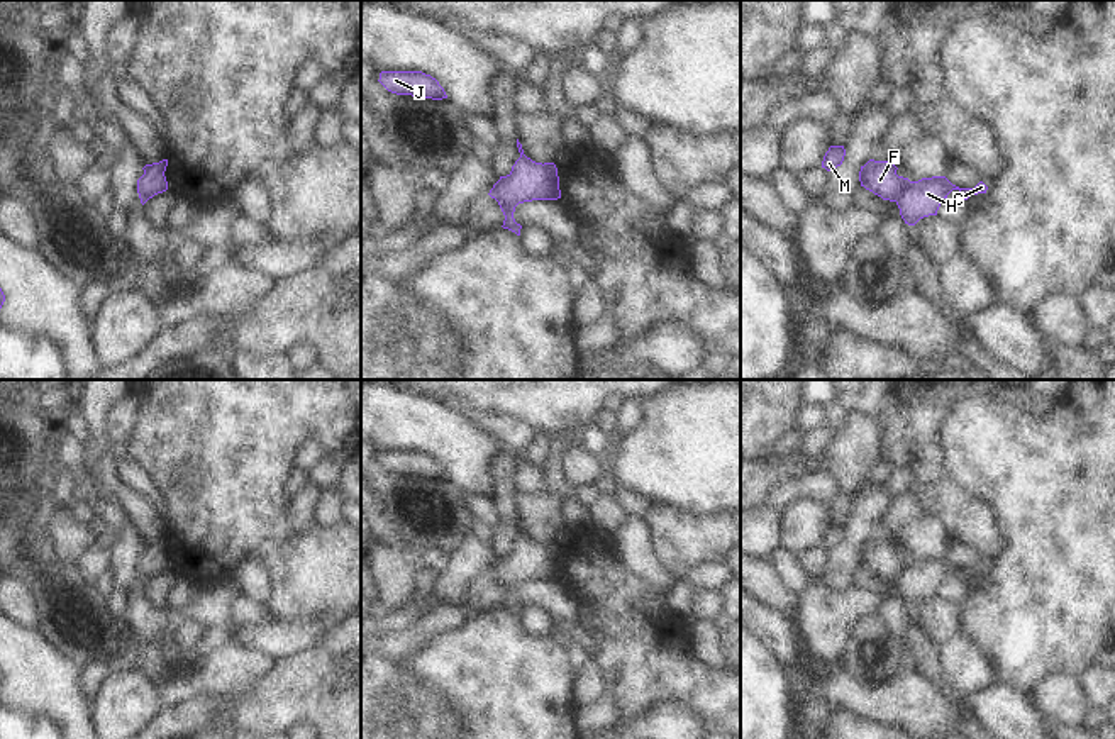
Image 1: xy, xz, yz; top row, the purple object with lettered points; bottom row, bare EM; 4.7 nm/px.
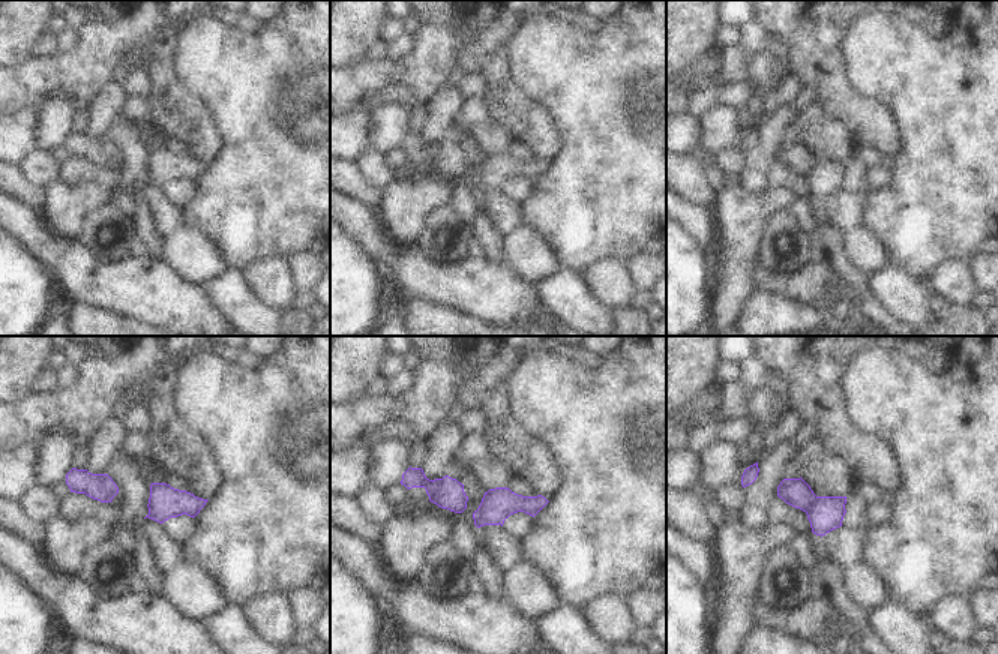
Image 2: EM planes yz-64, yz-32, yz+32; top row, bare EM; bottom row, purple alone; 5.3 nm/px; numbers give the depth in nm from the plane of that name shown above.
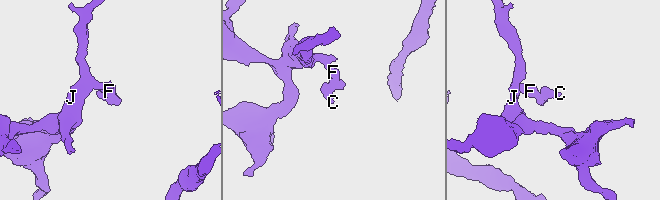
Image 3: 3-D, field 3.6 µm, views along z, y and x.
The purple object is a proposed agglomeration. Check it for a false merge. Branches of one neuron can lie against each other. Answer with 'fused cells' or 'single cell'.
fused cells

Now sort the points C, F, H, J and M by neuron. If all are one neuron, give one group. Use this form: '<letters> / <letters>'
C H / F J M

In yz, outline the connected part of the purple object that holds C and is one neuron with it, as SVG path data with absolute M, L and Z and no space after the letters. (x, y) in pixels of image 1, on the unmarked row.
M946 556L908 559L905 571L896 580L901 598L905 603L915 605L924 597L937 595L940 583L952 570L959 570L968 580L971 575L986 573L988 566L979 561L974 568L959 568Z

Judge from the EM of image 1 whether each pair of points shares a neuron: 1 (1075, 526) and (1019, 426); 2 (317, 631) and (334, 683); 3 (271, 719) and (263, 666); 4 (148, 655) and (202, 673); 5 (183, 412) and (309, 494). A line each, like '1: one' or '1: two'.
1: one
2: two
3: two
4: one
5: two

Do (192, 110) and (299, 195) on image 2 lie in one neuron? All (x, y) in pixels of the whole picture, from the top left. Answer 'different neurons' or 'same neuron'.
different neurons

